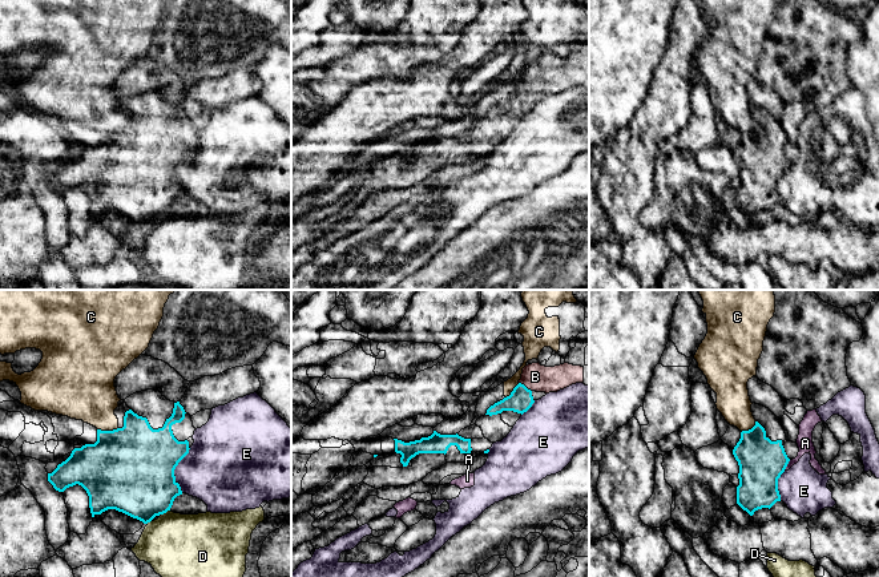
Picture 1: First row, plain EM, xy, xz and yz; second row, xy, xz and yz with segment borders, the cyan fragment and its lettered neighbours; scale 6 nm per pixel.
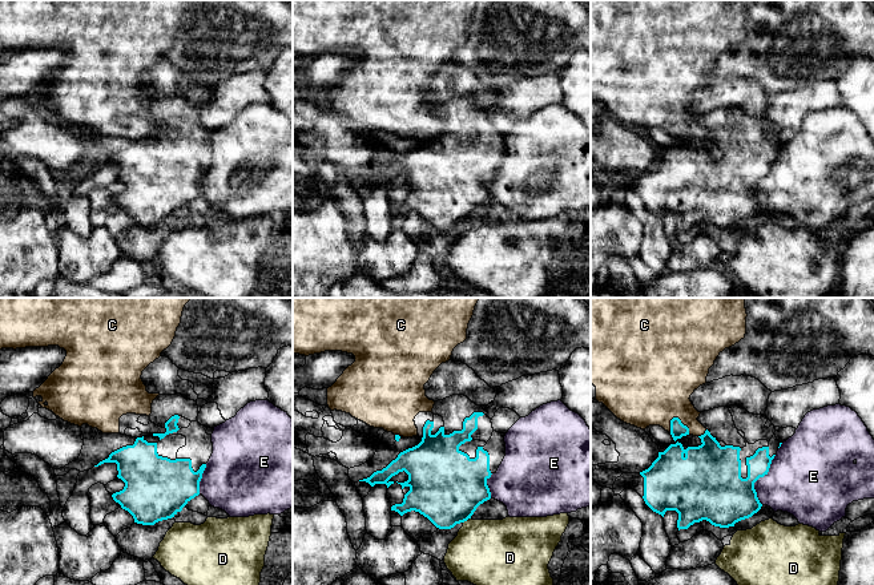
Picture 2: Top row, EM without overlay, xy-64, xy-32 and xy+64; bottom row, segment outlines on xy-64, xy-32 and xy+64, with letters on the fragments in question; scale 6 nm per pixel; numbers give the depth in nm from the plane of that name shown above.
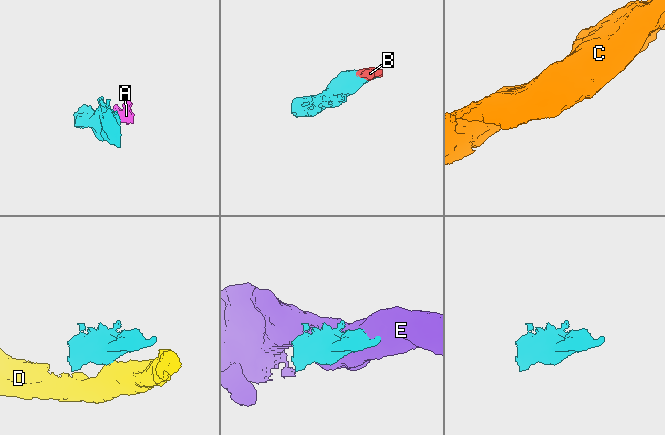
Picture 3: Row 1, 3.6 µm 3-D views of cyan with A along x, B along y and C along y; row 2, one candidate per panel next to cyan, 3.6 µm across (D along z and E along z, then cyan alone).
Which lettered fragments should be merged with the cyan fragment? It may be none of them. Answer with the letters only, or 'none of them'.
B

